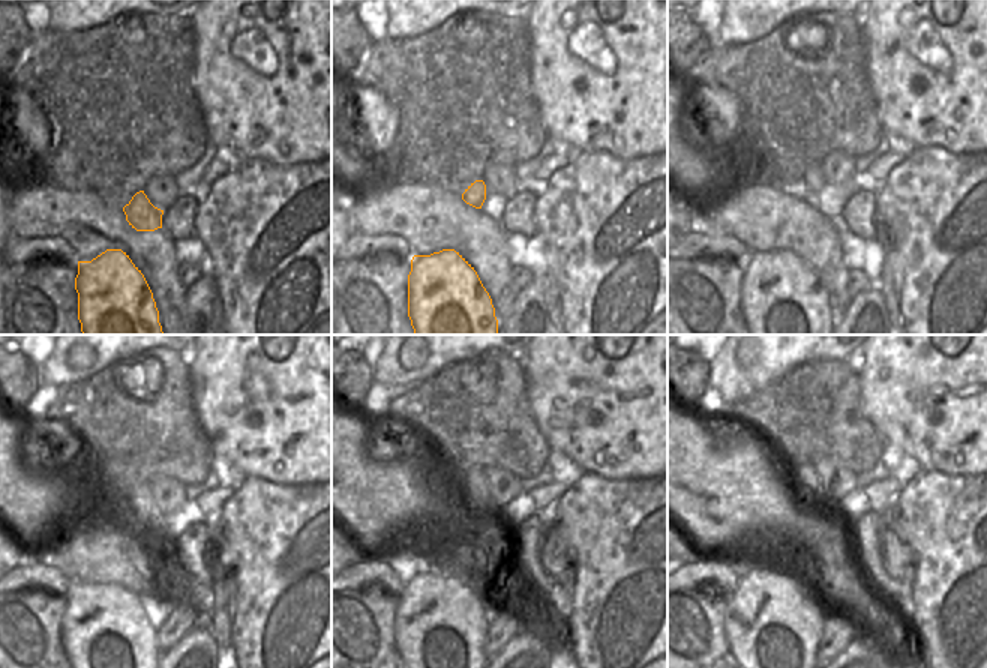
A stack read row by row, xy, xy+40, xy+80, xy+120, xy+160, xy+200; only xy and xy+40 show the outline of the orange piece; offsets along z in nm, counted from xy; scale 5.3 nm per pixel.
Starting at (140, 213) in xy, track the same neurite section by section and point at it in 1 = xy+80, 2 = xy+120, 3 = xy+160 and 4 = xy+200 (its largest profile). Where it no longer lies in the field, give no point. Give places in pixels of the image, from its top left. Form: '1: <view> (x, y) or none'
1: xy+80 (812, 182)
2: xy+120 (140, 506)
3: xy+160 (473, 484)
4: xy+200 (804, 475)

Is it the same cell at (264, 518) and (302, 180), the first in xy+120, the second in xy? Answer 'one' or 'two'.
one

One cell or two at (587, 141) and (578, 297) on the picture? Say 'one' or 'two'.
two

